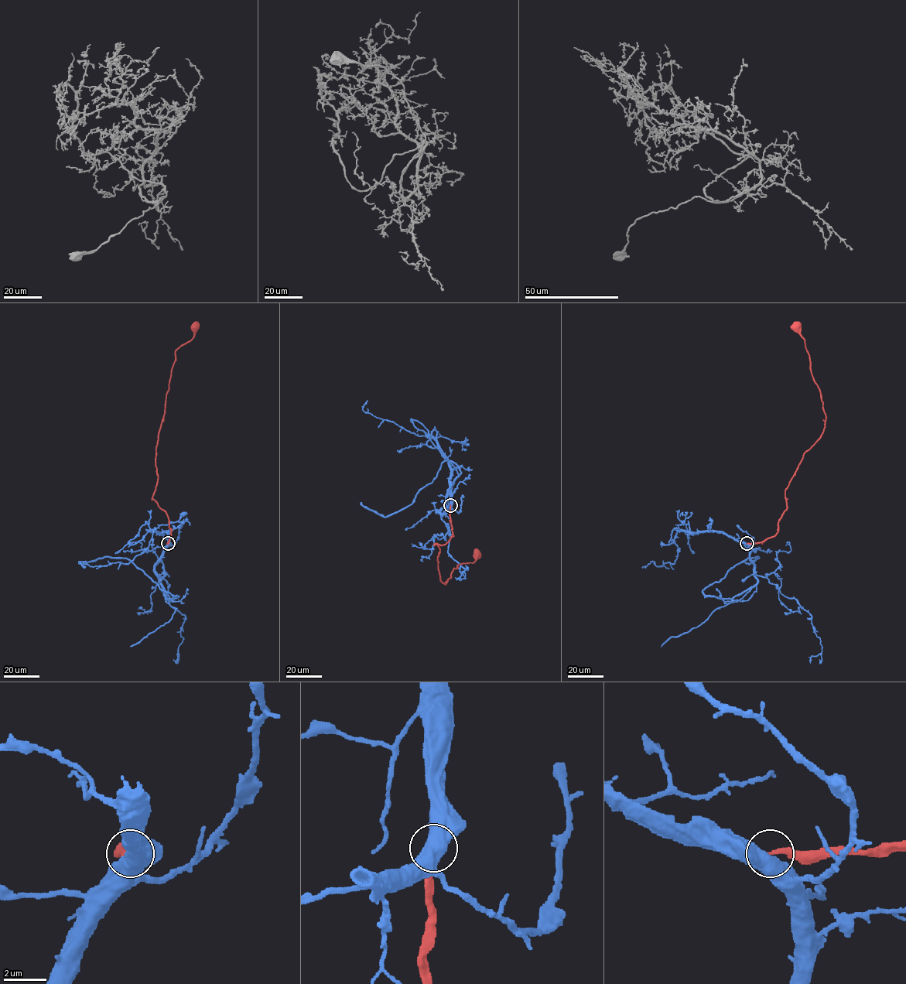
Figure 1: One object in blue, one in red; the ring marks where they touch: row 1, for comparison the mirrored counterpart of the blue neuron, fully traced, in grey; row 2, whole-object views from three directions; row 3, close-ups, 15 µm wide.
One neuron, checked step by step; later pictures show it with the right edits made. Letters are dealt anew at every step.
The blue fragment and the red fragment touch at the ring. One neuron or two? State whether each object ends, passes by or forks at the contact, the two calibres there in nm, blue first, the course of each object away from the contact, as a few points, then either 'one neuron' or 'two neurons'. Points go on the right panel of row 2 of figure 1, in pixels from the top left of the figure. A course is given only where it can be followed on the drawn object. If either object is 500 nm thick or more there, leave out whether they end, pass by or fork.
600/190 nm | blue via (747, 543), (757, 582), (732, 599), (707, 596), (702, 592), (737, 564), (758, 558), (751, 563), (744, 561) | red via (747, 543), (764, 541), (778, 531), (787, 507), (785, 490), (825, 427), (820, 392), (795, 326) | two neurons

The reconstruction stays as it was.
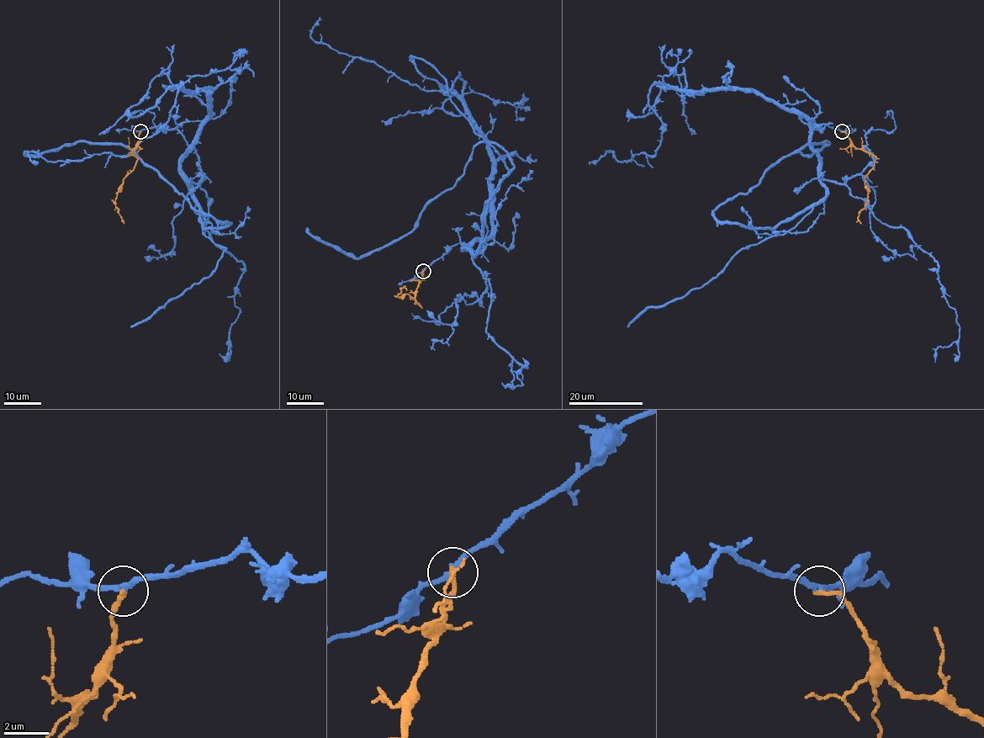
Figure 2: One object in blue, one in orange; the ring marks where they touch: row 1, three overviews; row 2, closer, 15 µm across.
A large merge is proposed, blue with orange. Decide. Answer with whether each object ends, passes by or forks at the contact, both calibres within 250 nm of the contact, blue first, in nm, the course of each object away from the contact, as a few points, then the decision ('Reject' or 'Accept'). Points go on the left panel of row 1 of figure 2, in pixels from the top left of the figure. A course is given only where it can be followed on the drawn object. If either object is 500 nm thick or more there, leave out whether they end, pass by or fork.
At the ring blue passes by. At the ring orange ends. Thickness 240 nm (blue) against 190 nm. Course of blue: (140, 131), (201, 122), (182, 177), (203, 228), (227, 227), (128, 147), (25, 150). Course of orange: (140, 131), (138, 145), (133, 153), (137, 160), (115, 200), (124, 223). Accept

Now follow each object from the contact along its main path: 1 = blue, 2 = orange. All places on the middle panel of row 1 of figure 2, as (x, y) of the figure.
1: (422, 271), (484, 239), (463, 249), (513, 167), (493, 143), (383, 246), (349, 257), (308, 228)
2: (422, 271), (415, 299), (420, 305), (409, 294), (398, 296), (403, 287), (407, 290)

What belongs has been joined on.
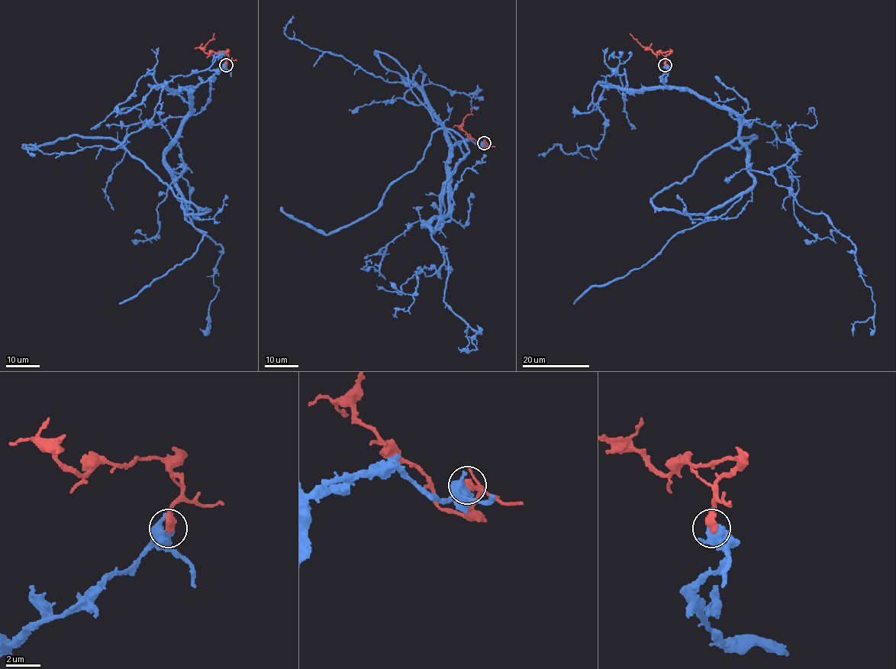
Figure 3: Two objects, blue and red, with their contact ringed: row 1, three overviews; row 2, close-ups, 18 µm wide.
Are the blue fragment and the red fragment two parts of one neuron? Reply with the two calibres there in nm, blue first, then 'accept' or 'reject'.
calibres 850 and 400 nm; accept

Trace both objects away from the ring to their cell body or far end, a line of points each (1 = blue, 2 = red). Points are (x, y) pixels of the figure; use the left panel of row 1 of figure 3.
1: (226, 66), (190, 88), (190, 114), (165, 154), (185, 214), (207, 213), (117, 140), (24, 143)
2: (226, 64), (228, 56), (225, 51), (211, 52), (208, 54), (204, 51), (204, 46), (214, 33)

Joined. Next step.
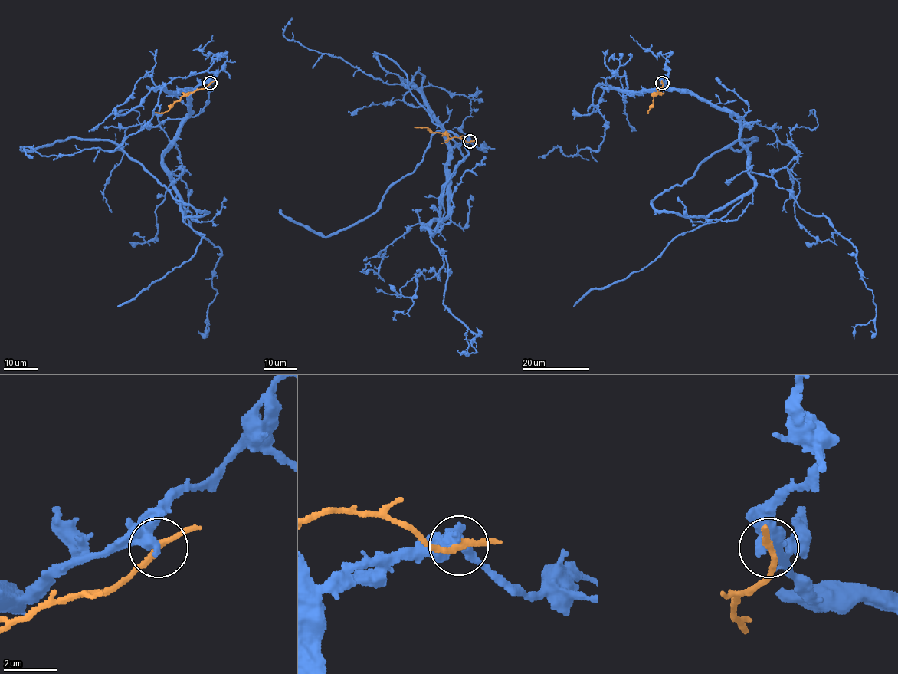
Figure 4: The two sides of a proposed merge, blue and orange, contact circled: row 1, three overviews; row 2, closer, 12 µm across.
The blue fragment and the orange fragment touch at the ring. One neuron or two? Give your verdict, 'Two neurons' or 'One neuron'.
Two neurons

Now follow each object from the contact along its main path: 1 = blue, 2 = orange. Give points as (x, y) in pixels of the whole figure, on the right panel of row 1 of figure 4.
1: (662, 82), (735, 116), (754, 187), (706, 216), (652, 205), (717, 151), (756, 139), (743, 149), (729, 146)
2: (662, 83), (658, 89), (659, 93), (653, 97), (653, 104), (648, 113)

